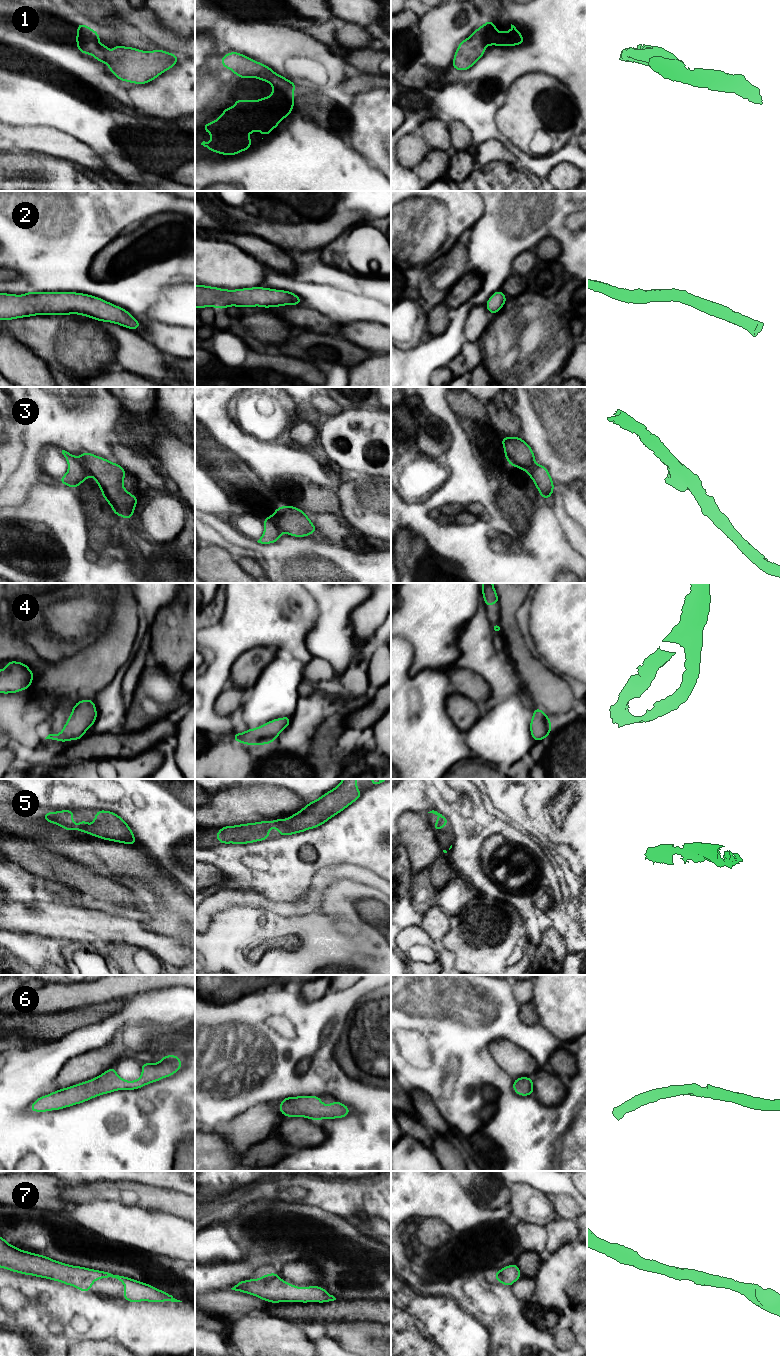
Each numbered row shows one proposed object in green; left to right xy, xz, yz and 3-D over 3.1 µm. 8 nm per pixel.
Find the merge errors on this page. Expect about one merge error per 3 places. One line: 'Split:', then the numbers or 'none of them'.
Split: 3

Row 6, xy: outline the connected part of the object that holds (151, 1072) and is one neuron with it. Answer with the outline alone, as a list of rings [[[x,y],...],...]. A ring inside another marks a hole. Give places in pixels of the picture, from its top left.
[[[176,1054],[162,1056],[159,1063],[142,1063],[141,1077],[135,1081],[123,1080],[112,1066],[96,1078],[38,1097],[31,1104],[30,1111],[60,1110],[116,1090],[136,1090],[172,1076],[182,1068],[182,1065],[182,1061]]]

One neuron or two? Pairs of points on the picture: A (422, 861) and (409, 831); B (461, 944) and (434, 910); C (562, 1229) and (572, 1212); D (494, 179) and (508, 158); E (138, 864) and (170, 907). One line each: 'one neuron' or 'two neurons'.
A: one neuron
B: two neurons
C: two neurons
D: two neurons
E: one neuron

